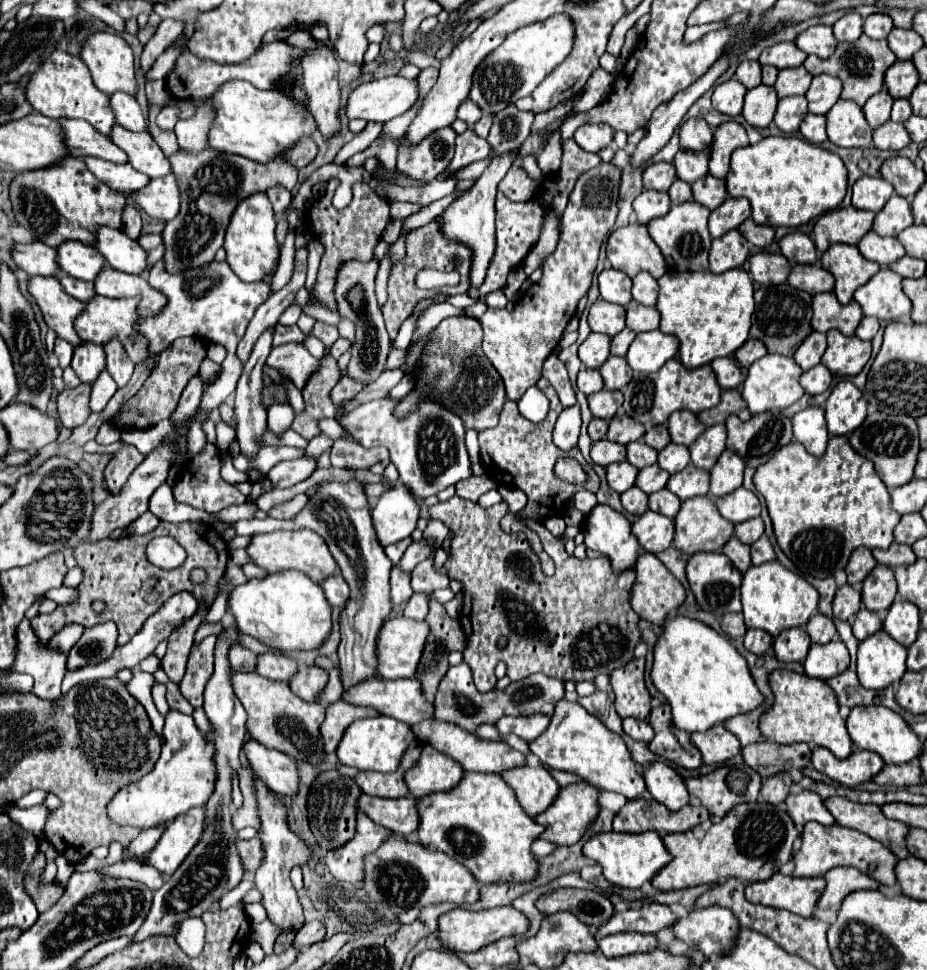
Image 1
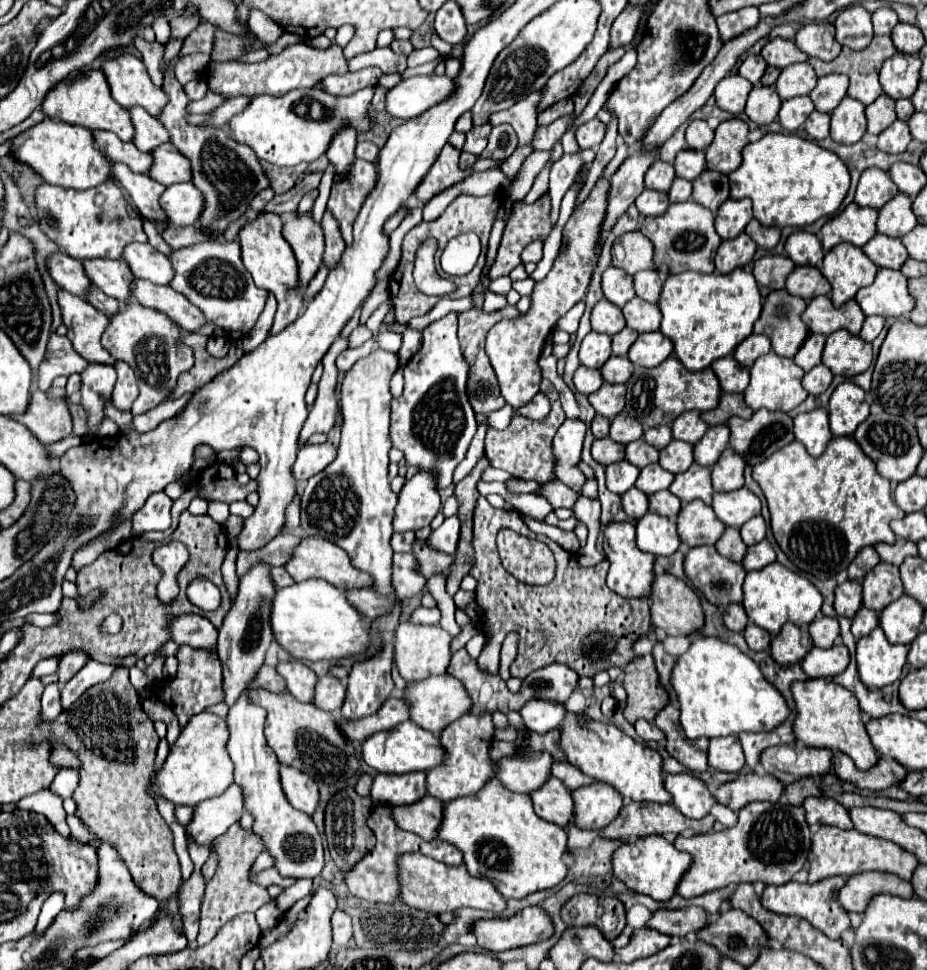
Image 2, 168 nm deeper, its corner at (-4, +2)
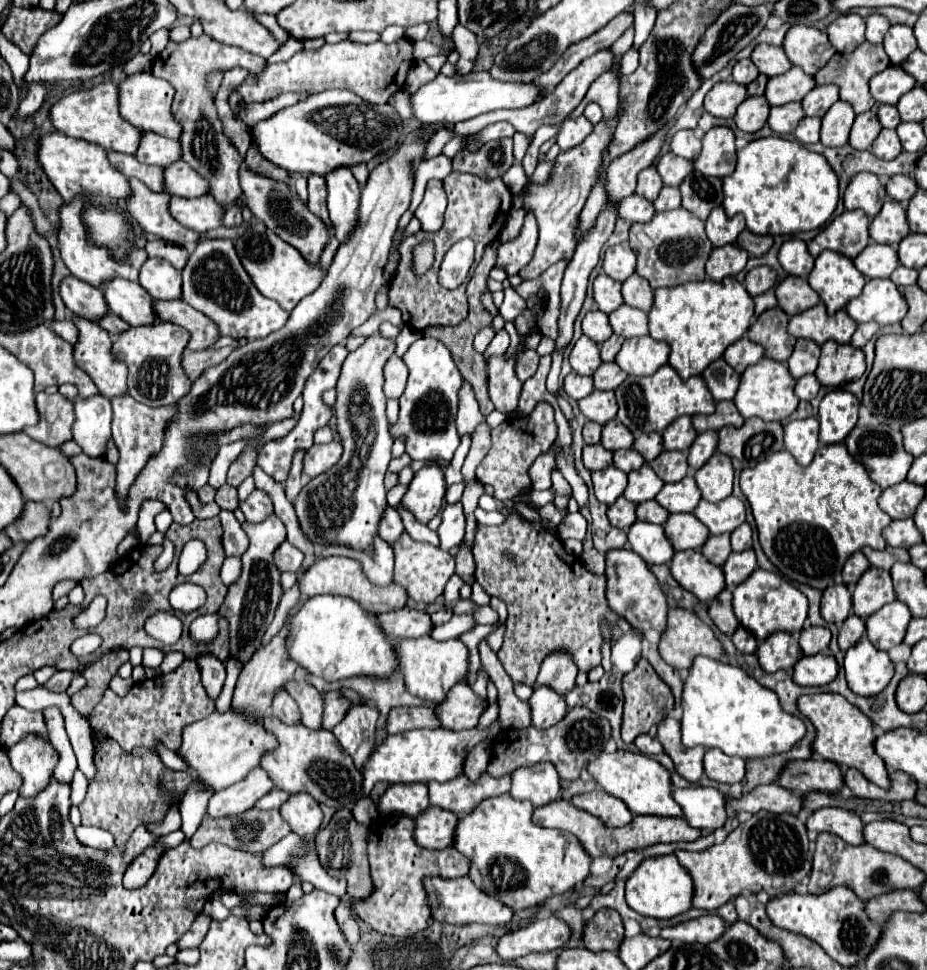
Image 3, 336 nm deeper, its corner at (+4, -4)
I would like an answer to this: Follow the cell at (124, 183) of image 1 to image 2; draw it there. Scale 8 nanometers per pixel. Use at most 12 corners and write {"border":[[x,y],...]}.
{"border":[[114,164],[112,176],[144,218],[168,222],[160,208],[166,186]]}

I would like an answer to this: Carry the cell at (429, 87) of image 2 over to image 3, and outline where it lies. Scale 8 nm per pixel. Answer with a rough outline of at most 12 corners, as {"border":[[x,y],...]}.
{"border":[[442,76],[410,96],[418,122],[456,124],[534,102],[534,84]]}

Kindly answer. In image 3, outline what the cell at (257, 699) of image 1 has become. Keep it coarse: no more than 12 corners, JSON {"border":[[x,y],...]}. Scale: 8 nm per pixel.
{"border":[[276,716],[260,766],[276,788],[352,808],[362,774],[330,730]]}

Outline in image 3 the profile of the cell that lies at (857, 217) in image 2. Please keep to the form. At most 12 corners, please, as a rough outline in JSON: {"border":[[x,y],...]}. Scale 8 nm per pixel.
{"border":[[846,210],[816,234],[808,250],[856,258],[870,242],[868,216]]}

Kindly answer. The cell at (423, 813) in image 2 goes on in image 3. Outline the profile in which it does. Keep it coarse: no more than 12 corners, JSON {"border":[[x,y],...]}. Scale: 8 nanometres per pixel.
{"border":[[438,806],[414,818],[414,842],[452,844],[458,816]]}

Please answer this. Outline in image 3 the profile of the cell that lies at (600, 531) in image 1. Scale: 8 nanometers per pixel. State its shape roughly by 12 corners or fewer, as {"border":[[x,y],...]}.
{"border":[[628,548],[606,554],[608,606],[642,632],[666,628],[668,602]]}

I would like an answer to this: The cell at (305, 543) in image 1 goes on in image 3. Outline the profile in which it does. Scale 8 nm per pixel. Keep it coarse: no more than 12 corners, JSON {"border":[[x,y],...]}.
{"border":[[318,558],[298,576],[302,598],[348,596],[378,614],[402,608],[406,590],[372,584],[362,564]]}

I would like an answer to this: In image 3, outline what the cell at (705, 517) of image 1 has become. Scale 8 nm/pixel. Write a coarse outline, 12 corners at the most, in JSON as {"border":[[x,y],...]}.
{"border":[[670,514],[664,530],[674,550],[702,550],[710,536],[694,514]]}

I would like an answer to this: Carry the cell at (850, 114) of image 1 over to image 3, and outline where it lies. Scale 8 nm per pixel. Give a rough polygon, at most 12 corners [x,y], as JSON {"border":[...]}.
{"border":[[838,100],[822,118],[820,142],[848,144],[854,110]]}

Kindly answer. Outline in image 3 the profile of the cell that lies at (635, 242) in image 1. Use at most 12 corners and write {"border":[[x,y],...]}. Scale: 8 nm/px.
{"border":[[626,242],[604,254],[602,268],[624,282],[634,274],[636,256]]}

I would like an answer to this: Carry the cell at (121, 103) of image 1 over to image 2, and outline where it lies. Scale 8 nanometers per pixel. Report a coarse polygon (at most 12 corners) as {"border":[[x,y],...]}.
{"border":[[140,106],[130,110],[142,152],[170,142],[162,122]]}

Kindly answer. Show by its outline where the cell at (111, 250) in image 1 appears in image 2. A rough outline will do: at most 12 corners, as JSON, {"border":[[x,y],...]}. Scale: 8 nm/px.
{"border":[[150,244],[124,250],[136,278],[170,284],[174,268],[168,256]]}

